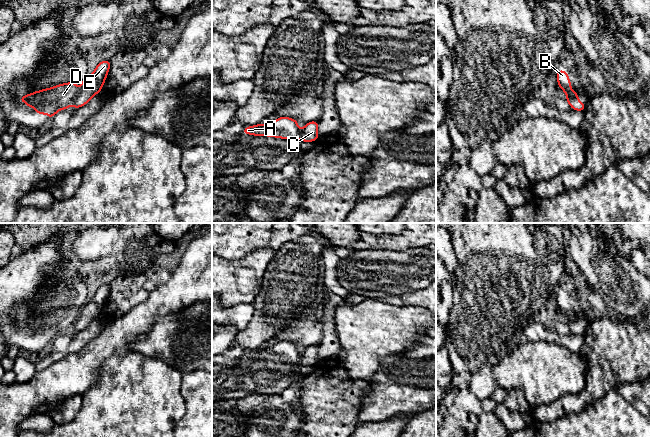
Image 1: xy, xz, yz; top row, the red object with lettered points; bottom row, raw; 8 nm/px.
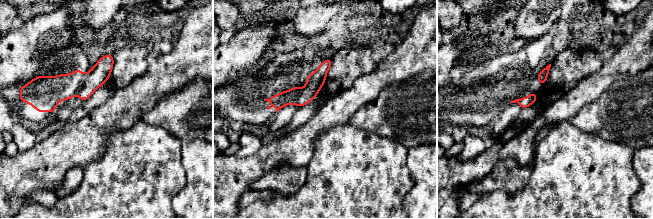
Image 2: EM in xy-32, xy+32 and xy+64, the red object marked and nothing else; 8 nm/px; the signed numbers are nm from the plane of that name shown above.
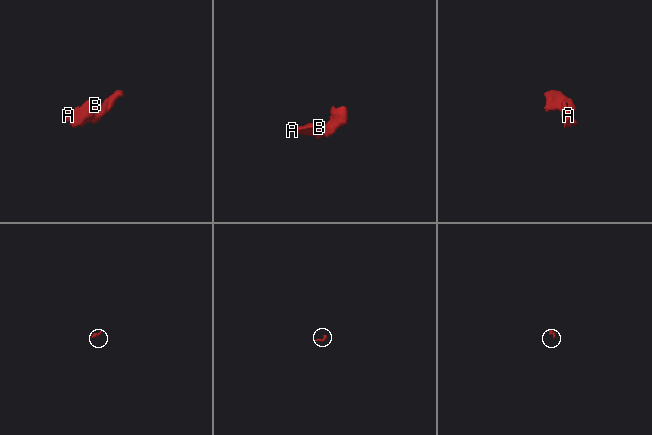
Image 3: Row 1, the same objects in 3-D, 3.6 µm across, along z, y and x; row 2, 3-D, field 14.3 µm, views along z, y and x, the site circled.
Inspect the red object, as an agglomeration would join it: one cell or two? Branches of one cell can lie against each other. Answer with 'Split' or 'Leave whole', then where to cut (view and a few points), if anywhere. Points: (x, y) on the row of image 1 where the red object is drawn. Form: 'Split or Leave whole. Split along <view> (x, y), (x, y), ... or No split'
Split. Split along xy (78, 91), (71, 103)

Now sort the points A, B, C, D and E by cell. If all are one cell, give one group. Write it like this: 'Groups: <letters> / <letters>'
Groups: A B D / C E

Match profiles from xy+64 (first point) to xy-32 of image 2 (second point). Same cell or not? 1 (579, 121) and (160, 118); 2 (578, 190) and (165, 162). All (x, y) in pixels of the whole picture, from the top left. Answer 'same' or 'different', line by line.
1: same
2: same

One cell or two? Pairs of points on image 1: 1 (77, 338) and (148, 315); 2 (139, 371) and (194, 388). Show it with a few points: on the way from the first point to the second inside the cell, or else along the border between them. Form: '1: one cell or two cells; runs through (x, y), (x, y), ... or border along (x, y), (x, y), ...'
1: two cells; border along (110, 321), (84, 346)
2: two cells; border along (181, 374), (180, 393), (186, 407)

